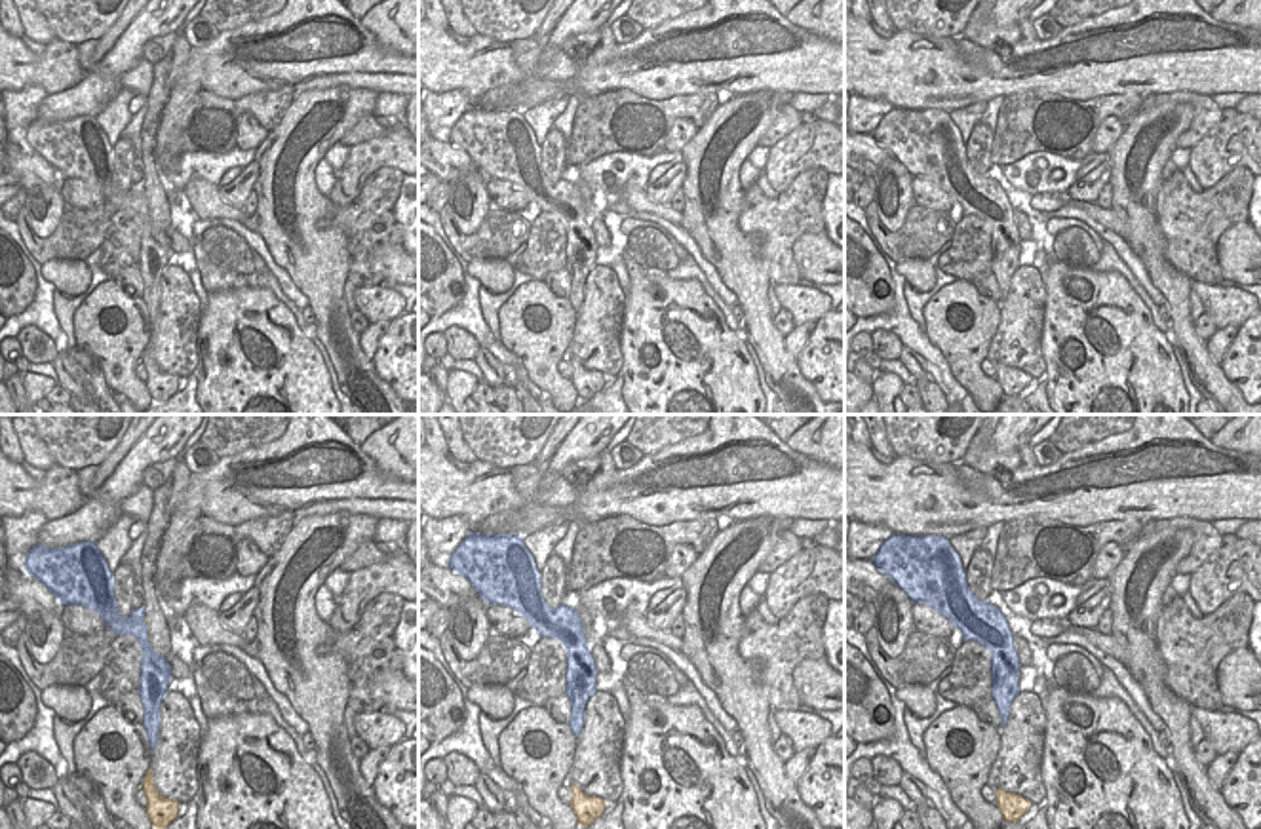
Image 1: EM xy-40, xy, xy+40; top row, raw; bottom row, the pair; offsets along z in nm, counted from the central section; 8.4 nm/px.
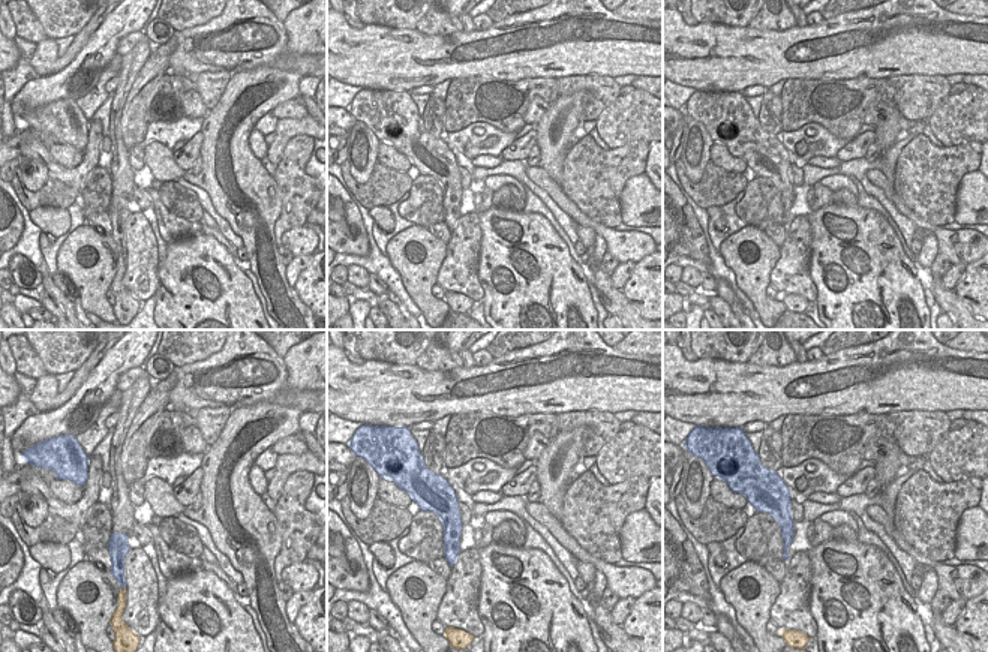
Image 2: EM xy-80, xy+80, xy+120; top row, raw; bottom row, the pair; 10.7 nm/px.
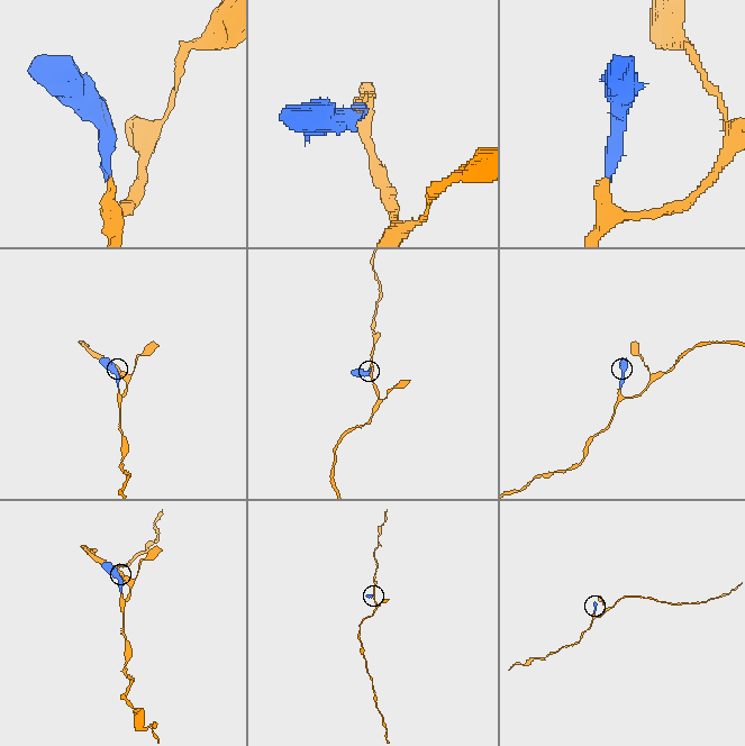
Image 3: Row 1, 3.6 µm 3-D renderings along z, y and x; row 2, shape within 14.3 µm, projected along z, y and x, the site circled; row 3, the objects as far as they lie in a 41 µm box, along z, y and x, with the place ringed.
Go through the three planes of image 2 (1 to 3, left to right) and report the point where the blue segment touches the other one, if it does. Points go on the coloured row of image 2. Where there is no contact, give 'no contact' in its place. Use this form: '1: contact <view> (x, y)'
1: contact xy-80 (123, 588)
2: no contact
3: no contact

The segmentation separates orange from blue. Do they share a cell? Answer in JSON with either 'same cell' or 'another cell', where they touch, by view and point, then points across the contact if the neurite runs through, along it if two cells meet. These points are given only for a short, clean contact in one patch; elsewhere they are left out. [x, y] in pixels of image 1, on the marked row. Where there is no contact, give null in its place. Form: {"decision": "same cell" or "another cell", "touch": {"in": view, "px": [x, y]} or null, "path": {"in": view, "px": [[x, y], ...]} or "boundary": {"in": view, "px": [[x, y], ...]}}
{"decision": "same cell", "touch": {"in": "xy-40", "px": [145, 620]}}

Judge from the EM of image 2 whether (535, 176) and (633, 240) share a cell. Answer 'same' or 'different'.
same

